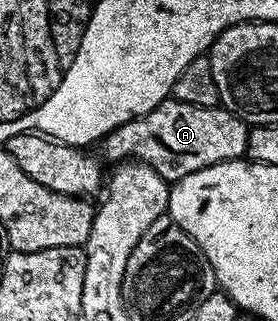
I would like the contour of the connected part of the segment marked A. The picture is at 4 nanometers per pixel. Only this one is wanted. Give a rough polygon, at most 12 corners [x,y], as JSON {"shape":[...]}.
{"shape":[[170,96],[105,135],[106,163],[172,184],[244,159],[250,127]]}

